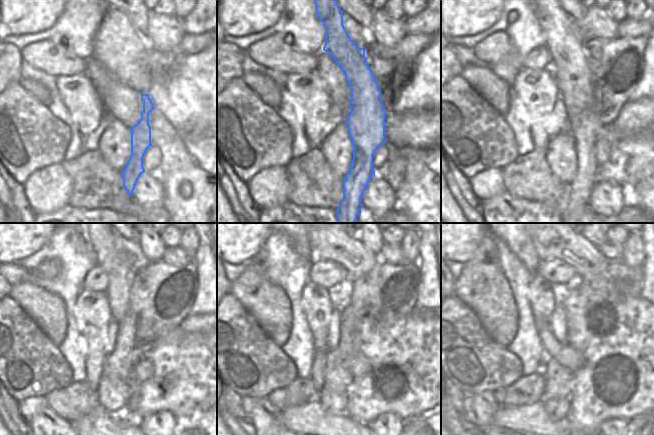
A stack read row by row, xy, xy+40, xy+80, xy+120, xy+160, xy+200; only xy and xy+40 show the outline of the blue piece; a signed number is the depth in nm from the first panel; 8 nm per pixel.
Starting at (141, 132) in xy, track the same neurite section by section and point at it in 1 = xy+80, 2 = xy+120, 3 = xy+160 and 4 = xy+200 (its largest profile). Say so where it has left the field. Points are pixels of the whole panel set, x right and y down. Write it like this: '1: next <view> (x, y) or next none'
1: next xy+80 (574, 79)
2: next xy+120 (120, 277)
3: next xy+160 (341, 293)
4: next xy+200 (562, 289)

